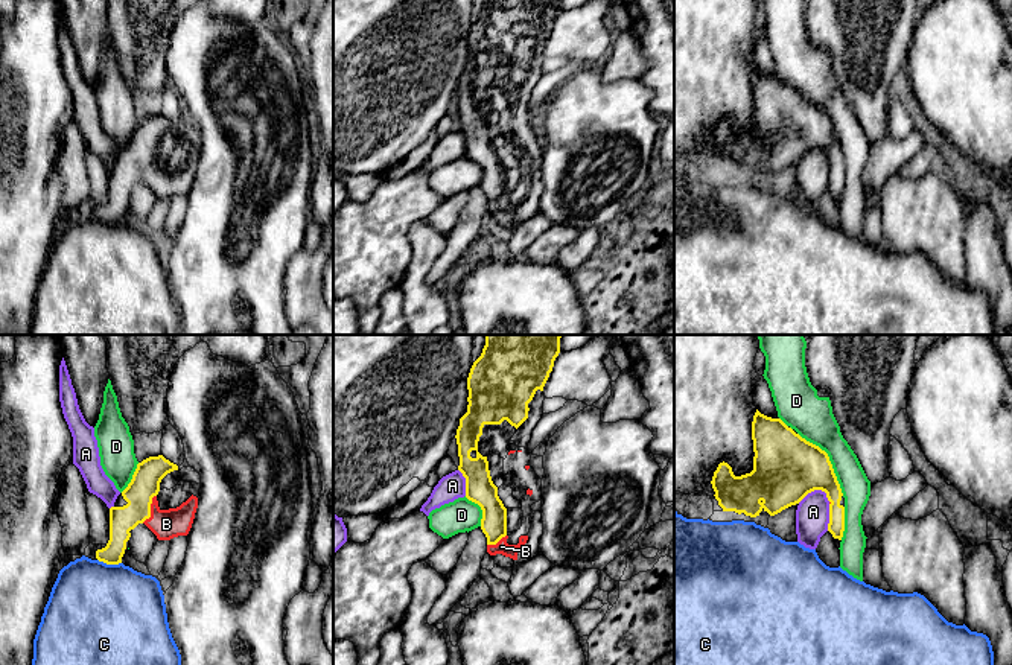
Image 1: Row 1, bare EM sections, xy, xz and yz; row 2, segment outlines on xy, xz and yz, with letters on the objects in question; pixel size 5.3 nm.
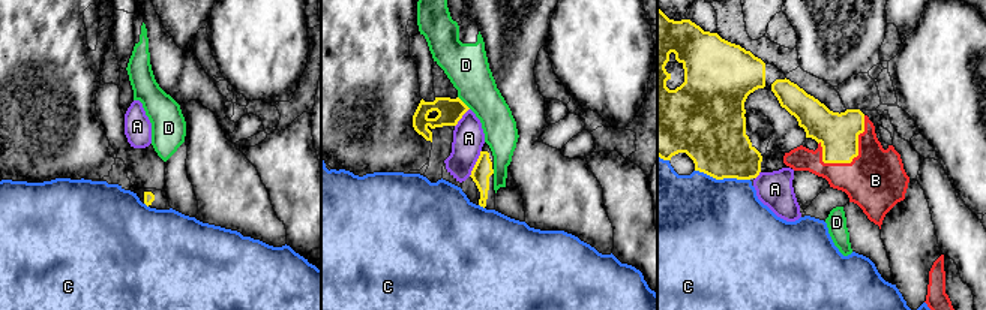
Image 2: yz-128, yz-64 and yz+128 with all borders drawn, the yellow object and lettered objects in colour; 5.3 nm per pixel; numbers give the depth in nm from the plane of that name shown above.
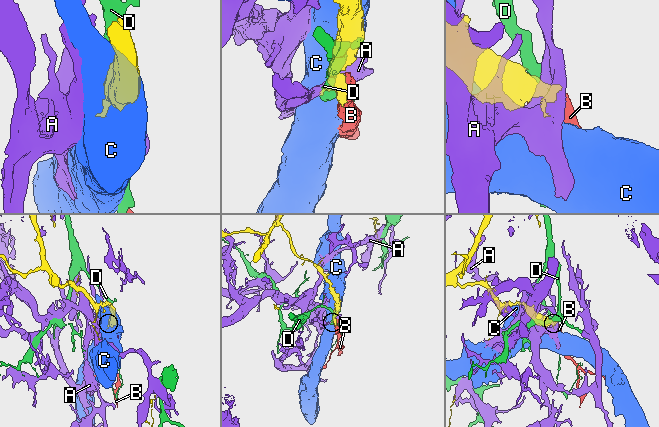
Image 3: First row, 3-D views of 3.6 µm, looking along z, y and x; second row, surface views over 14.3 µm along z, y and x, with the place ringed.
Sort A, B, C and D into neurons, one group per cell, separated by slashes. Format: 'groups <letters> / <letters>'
groups A / B / C / D

